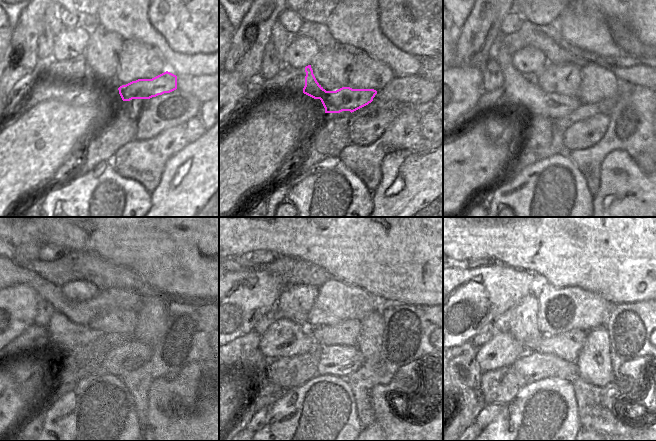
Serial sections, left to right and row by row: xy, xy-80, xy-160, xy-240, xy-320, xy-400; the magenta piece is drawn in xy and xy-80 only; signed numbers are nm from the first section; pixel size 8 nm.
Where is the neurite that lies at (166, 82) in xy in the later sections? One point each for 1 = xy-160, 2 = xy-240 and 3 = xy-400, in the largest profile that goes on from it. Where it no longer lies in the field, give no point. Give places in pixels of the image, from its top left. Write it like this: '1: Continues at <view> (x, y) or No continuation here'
1: Continues at xy-160 (522, 91)
2: Continues at xy-240 (66, 336)
3: Continues at xy-400 (502, 350).

